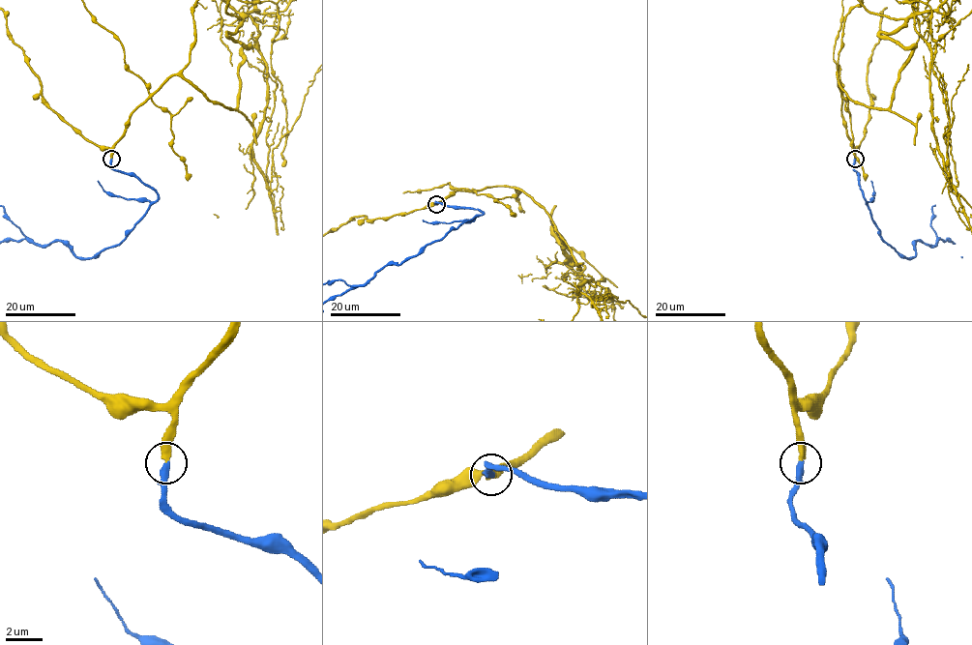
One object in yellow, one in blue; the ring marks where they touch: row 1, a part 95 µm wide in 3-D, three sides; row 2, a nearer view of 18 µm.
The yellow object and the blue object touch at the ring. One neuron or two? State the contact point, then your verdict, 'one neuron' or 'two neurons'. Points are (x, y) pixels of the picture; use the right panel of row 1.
place (855, 159); one neuron

